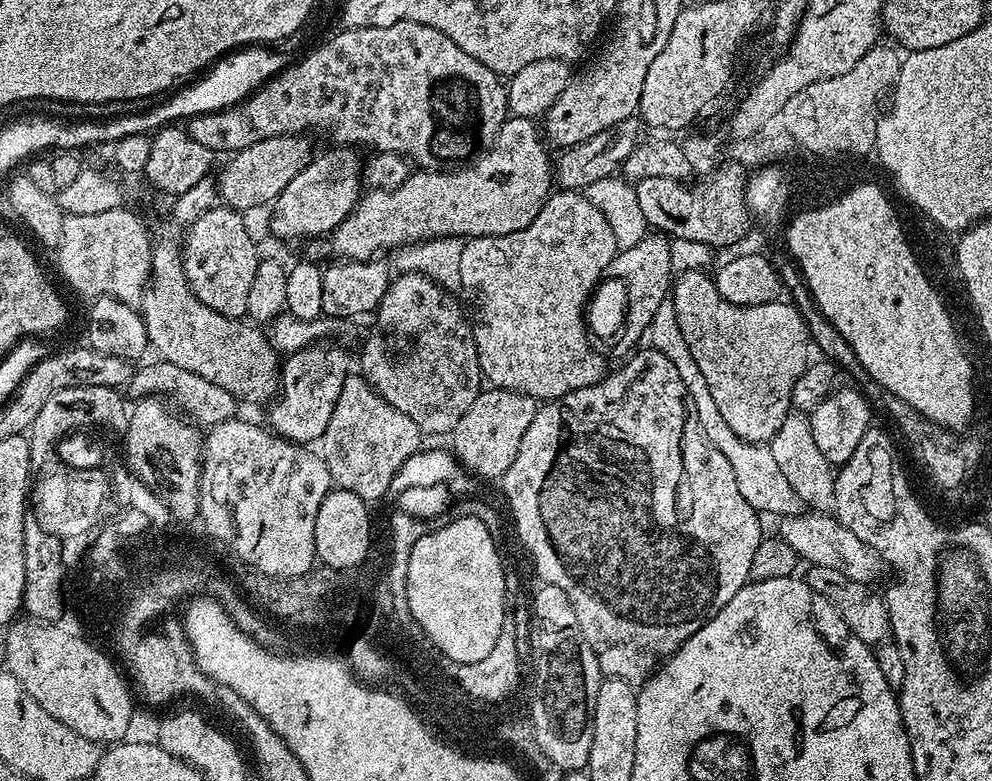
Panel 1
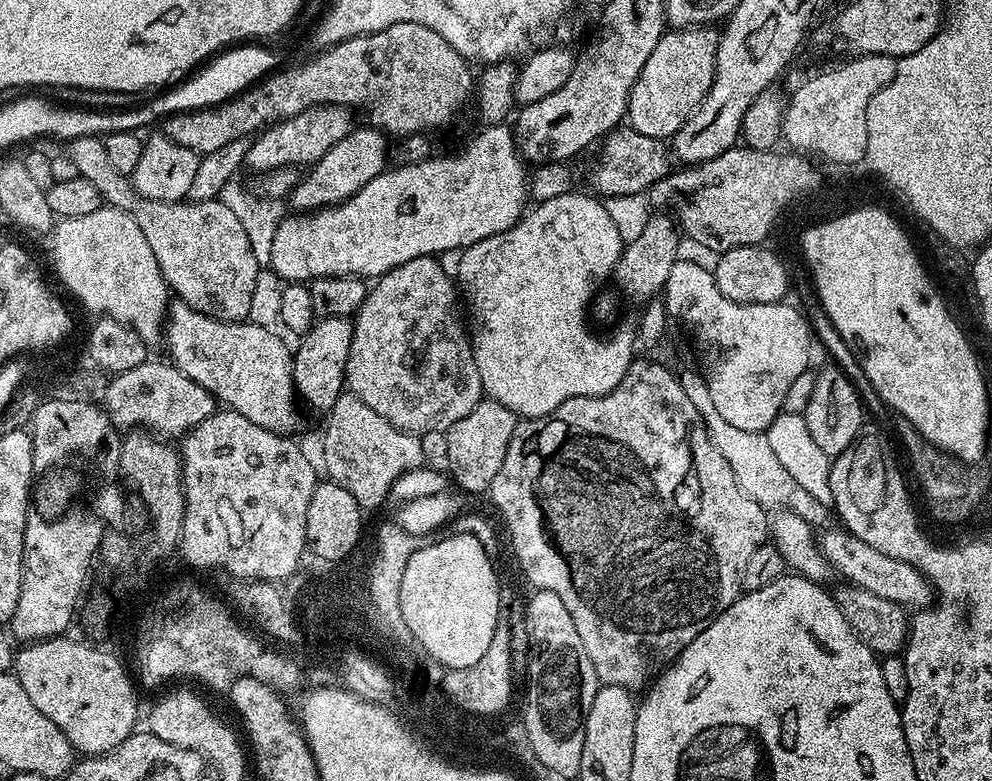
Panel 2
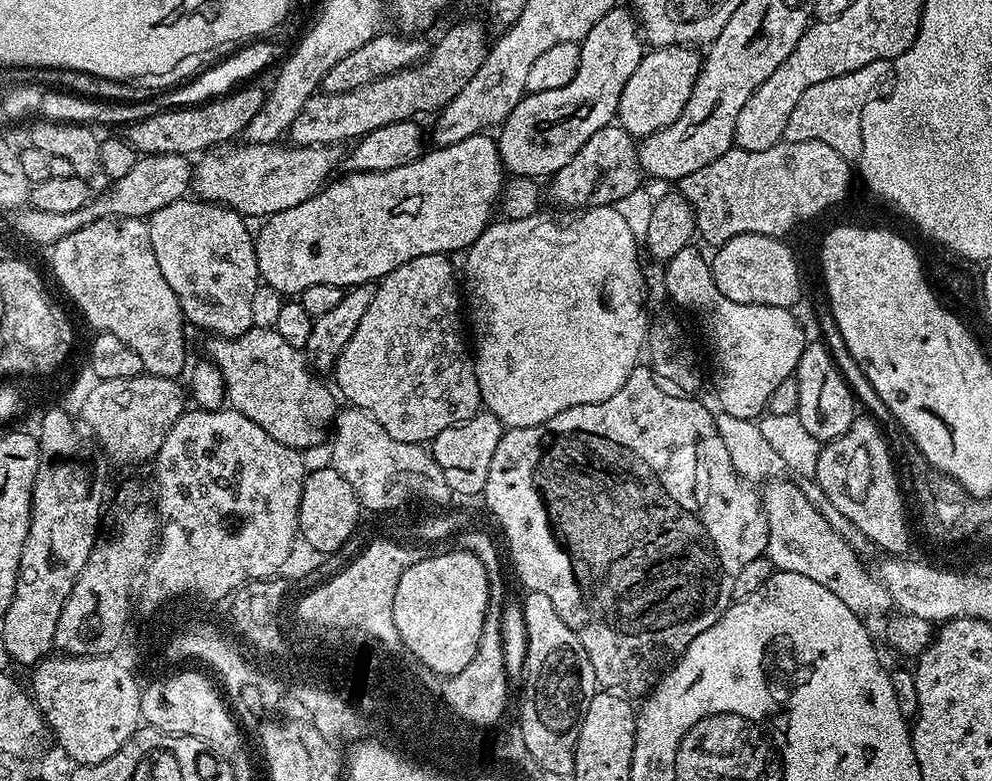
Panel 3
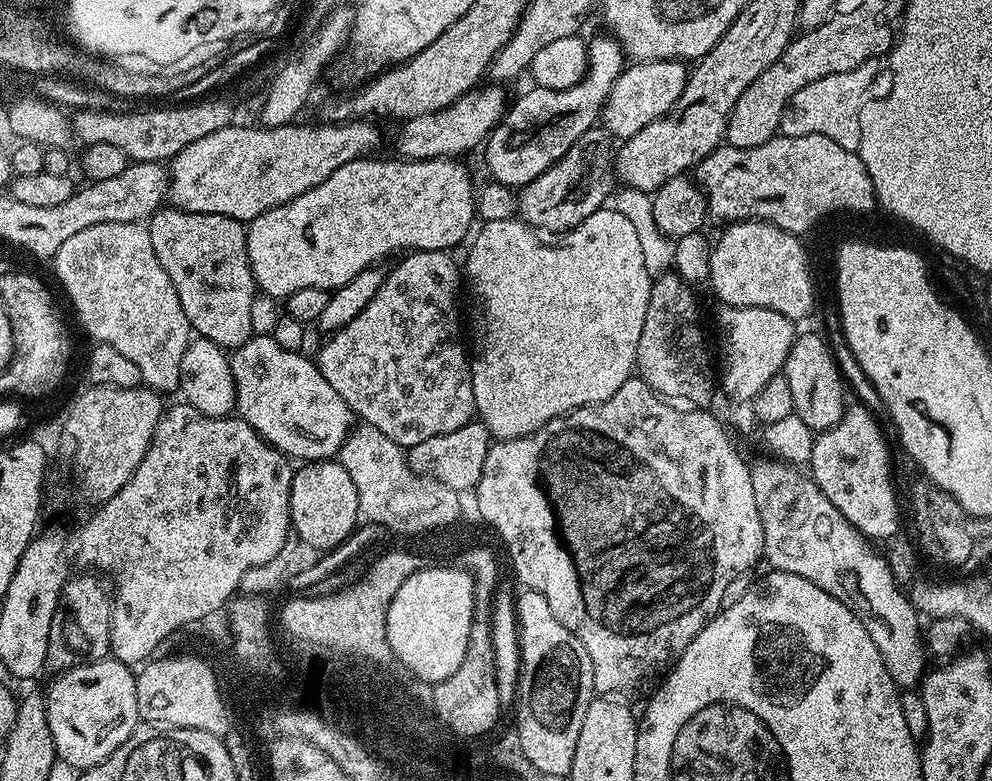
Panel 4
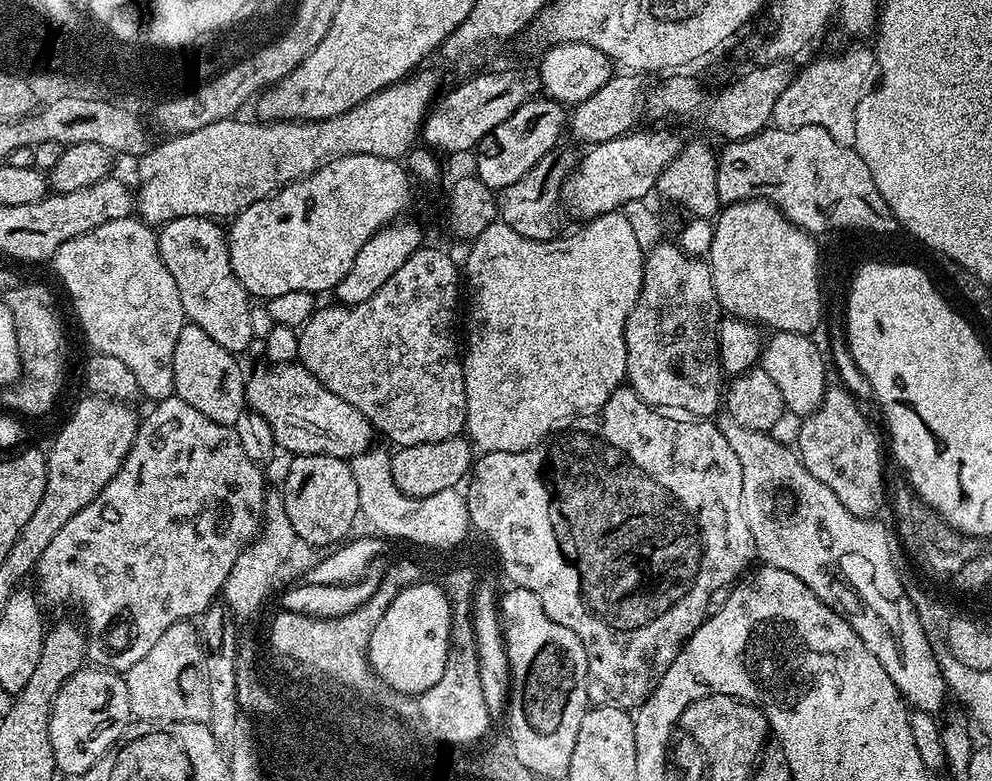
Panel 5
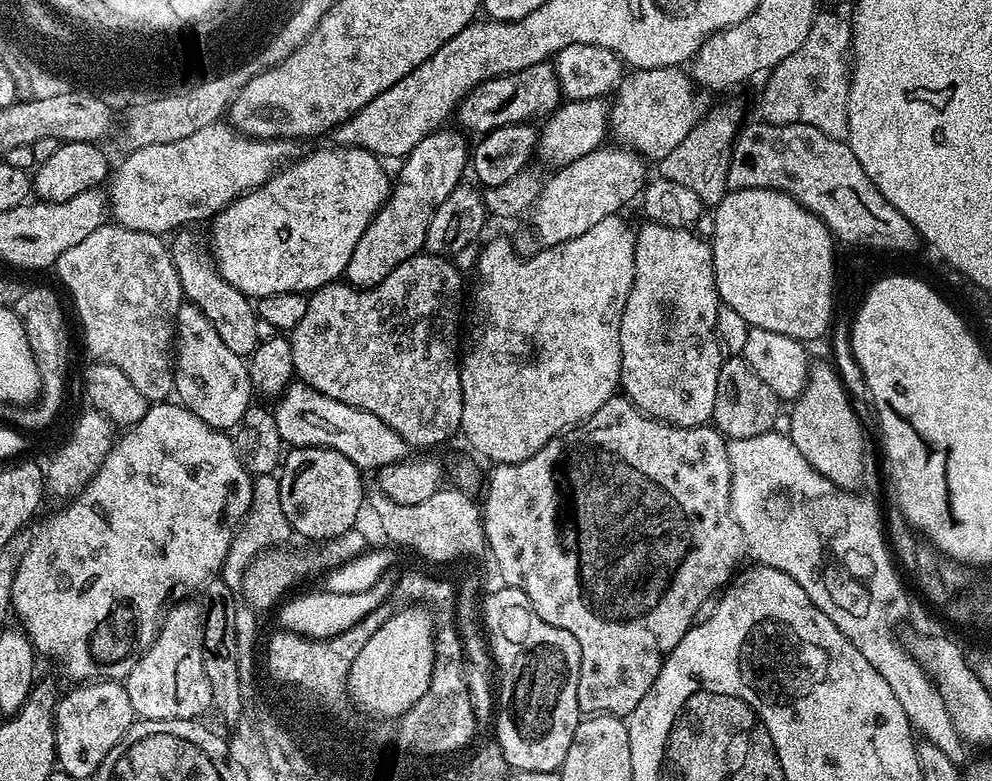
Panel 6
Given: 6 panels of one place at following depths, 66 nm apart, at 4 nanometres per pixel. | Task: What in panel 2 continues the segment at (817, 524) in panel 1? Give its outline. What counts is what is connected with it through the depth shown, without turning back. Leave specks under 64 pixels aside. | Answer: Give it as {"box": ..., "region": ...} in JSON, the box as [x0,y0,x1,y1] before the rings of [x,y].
{"box":[821,528,934,610],"region":[[[844,528],[827,529],[822,535],[821,552],[827,558],[828,564],[838,574],[840,572],[844,576],[842,578],[845,581],[855,584],[858,588],[869,590],[872,594],[886,598],[887,601],[892,601],[903,608],[912,607],[912,610],[919,610],[933,603],[934,590],[931,584],[912,564],[882,554],[880,550],[862,542]]]}

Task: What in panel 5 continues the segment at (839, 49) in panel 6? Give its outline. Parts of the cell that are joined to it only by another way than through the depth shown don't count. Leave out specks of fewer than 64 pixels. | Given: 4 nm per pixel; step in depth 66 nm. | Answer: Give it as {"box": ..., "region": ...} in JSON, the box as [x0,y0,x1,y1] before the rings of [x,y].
{"box":[772,47,876,146],"region":[[[871,47],[848,48],[841,56],[820,56],[812,60],[804,69],[793,75],[790,86],[782,90],[778,102],[774,102],[772,124],[778,128],[801,128],[802,126],[818,126],[824,128],[834,142],[852,146],[855,142],[855,111],[859,100],[866,89],[873,83],[876,67],[876,53]]]}

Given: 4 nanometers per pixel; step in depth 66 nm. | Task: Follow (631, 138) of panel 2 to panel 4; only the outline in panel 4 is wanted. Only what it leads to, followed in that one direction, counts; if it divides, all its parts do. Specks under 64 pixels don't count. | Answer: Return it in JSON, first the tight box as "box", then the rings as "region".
{"box":[518,126,614,234],"region":[[[597,126],[591,128],[581,143],[575,144],[569,152],[565,154],[550,170],[538,174],[534,182],[525,184],[518,192],[518,216],[529,228],[544,232],[561,232],[567,234],[576,228],[583,220],[590,218],[600,208],[609,203],[613,195],[613,181],[610,179],[610,169],[614,164],[614,140],[609,133],[605,132],[603,127]]]}

